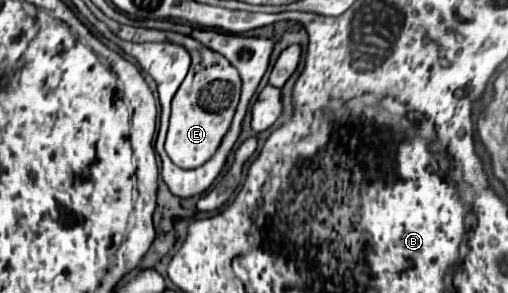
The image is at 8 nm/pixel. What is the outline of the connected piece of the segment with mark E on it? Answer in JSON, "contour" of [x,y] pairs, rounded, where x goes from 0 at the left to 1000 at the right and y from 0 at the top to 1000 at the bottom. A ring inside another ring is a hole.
{"contour":[[[295,106],[295,140],[343,140],[362,154],[378,188],[374,249],[350,297],[343,338],[339,338],[339,392],[335,392],[335,433],[327,468],[327,522],[339,543],[343,563],[358,577],[386,577],[402,563],[433,502],[445,447],[453,440],[469,331],[472,331],[472,256],[469,242],[449,215],[445,195],[433,181],[402,160],[394,140],[335,113],[335,106]]]}

